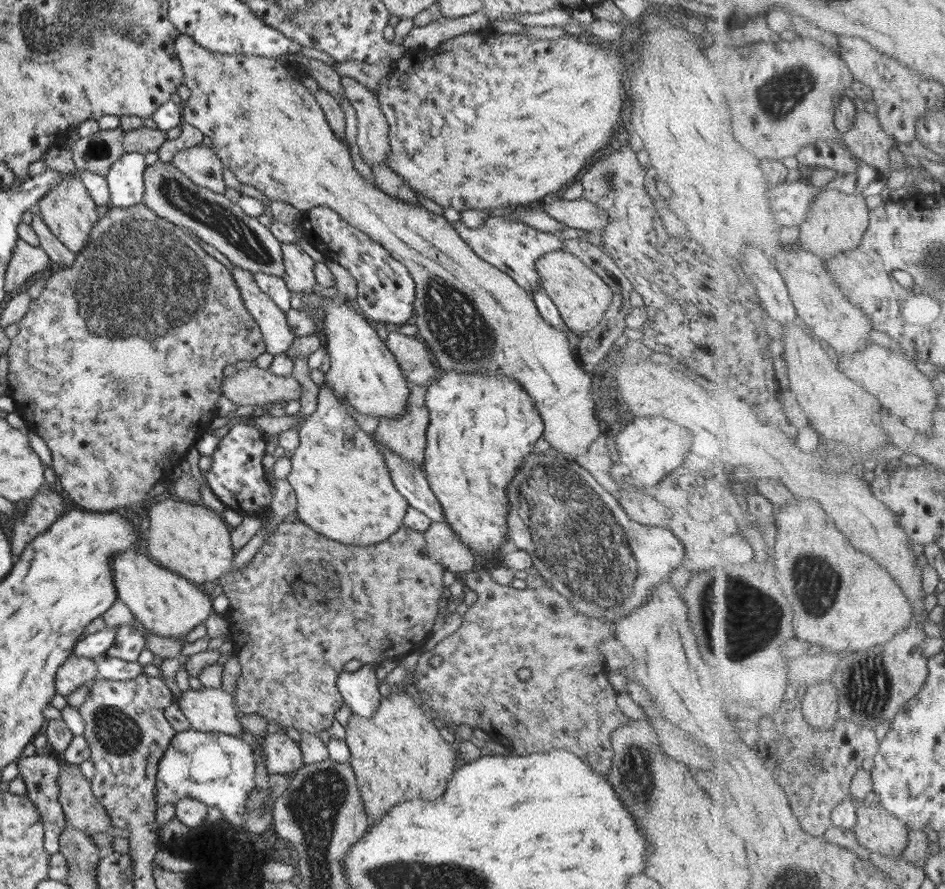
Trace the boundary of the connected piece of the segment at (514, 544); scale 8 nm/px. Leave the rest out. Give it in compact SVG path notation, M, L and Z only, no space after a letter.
M551 450L549 454L531 454L523 465L515 471L513 481L509 483L509 487L505 489L507 497L507 515L505 515L506 535L508 540L507 548L519 549L525 551L531 558L532 564L536 570L551 583L551 588L555 589L558 594L569 600L577 610L581 611L584 615L590 617L606 617L611 621L614 618L622 617L625 613L630 613L635 607L640 607L643 601L647 600L651 590L655 590L657 586L665 586L665 580L668 578L669 573L673 568L684 564L681 560L685 560L690 556L685 553L683 558L683 546L678 539L673 538L667 527L645 527L637 522L631 521L625 512L621 509L619 502L613 499L609 493L605 492L597 482L590 476L587 470L577 465L575 461L569 461L568 458L563 457L555 450Z

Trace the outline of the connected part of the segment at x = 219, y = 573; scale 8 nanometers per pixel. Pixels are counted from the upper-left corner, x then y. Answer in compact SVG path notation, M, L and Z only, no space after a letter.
M169 495L147 503L146 511L149 519L149 527L145 530L147 554L153 556L154 560L157 560L166 570L181 575L189 582L201 585L219 580L233 568L231 558L233 558L234 550L231 549L229 541L230 532L223 520L215 516L213 512L209 512L202 505L177 501Z

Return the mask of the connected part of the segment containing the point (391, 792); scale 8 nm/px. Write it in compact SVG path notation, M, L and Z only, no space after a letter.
M410 688L407 691L390 692L385 698L380 697L376 711L369 718L351 713L346 725L344 741L348 746L348 763L353 769L367 820L373 820L375 824L391 810L391 806L415 798L433 800L443 794L448 779L458 765L455 744L448 744L441 738L439 724L414 697Z

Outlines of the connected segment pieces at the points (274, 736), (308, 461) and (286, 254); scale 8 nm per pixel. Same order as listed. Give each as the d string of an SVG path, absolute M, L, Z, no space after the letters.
M269 731L257 740L251 739L251 745L260 746L263 753L263 766L267 774L295 774L296 770L305 765L302 761L302 754L298 743L288 738L286 734L280 732Z
M322 384L318 388L316 409L304 419L298 429L298 438L299 444L292 451L289 459L290 472L285 480L294 491L296 498L294 511L303 524L331 540L359 546L377 544L387 539L401 526L401 518L405 516L405 511L409 507L407 500L393 490L385 461L374 440L361 431L354 418L337 400L331 387Z
M280 243L282 263L284 266L283 282L292 296L313 294L312 288L317 284L314 279L314 262L297 243Z

